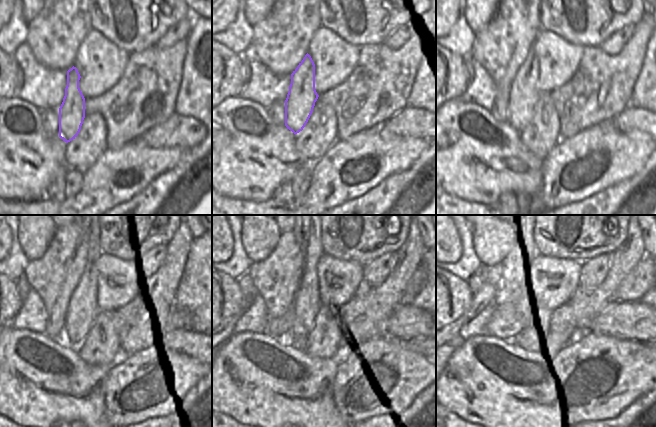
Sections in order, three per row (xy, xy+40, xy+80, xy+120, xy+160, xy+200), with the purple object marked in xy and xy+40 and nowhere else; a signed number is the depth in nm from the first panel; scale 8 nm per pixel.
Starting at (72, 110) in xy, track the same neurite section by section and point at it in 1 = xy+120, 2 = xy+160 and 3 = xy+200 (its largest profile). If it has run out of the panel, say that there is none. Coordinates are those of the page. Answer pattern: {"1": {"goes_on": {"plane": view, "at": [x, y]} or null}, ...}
{"1": {"goes_on": {"plane": "xy+120", "at": [82, 310]}}, "2": {"goes_on": {"plane": "xy+160", "at": [307, 305]}}, "3": {"goes_on": {"plane": "xy+200", "at": [534, 296]}}}

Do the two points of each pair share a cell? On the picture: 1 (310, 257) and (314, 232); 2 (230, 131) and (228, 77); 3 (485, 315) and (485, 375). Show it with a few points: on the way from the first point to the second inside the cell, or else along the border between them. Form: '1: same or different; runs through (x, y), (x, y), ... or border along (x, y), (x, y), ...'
1: same; runs through (314, 251), (314, 238)
2: different; border along (239, 95), (228, 97), (222, 102)
3: different; border along (482, 334), (476, 334), (466, 339), (461, 345)

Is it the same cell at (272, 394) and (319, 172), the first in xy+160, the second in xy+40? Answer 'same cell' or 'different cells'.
different cells

